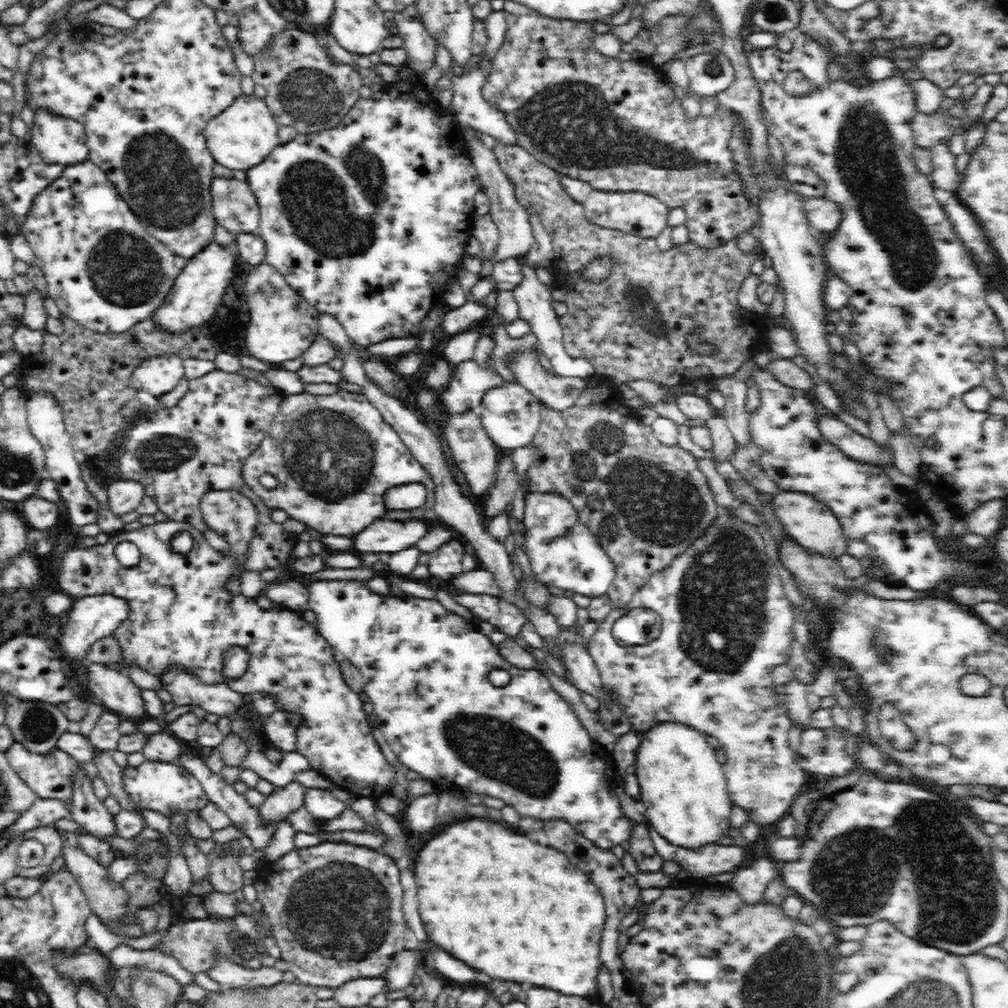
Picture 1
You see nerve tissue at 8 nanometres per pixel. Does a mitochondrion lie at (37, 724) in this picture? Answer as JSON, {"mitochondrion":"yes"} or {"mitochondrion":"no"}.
{"mitochondrion":"yes"}

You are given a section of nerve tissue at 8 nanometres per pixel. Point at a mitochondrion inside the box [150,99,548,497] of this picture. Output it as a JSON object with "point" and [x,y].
{"point":[316,206]}

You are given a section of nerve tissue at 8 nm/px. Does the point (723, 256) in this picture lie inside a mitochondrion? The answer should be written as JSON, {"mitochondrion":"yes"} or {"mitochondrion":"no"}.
{"mitochondrion":"no"}

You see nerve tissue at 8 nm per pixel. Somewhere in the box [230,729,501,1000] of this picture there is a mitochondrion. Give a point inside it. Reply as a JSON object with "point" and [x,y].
{"point":[345,907]}

